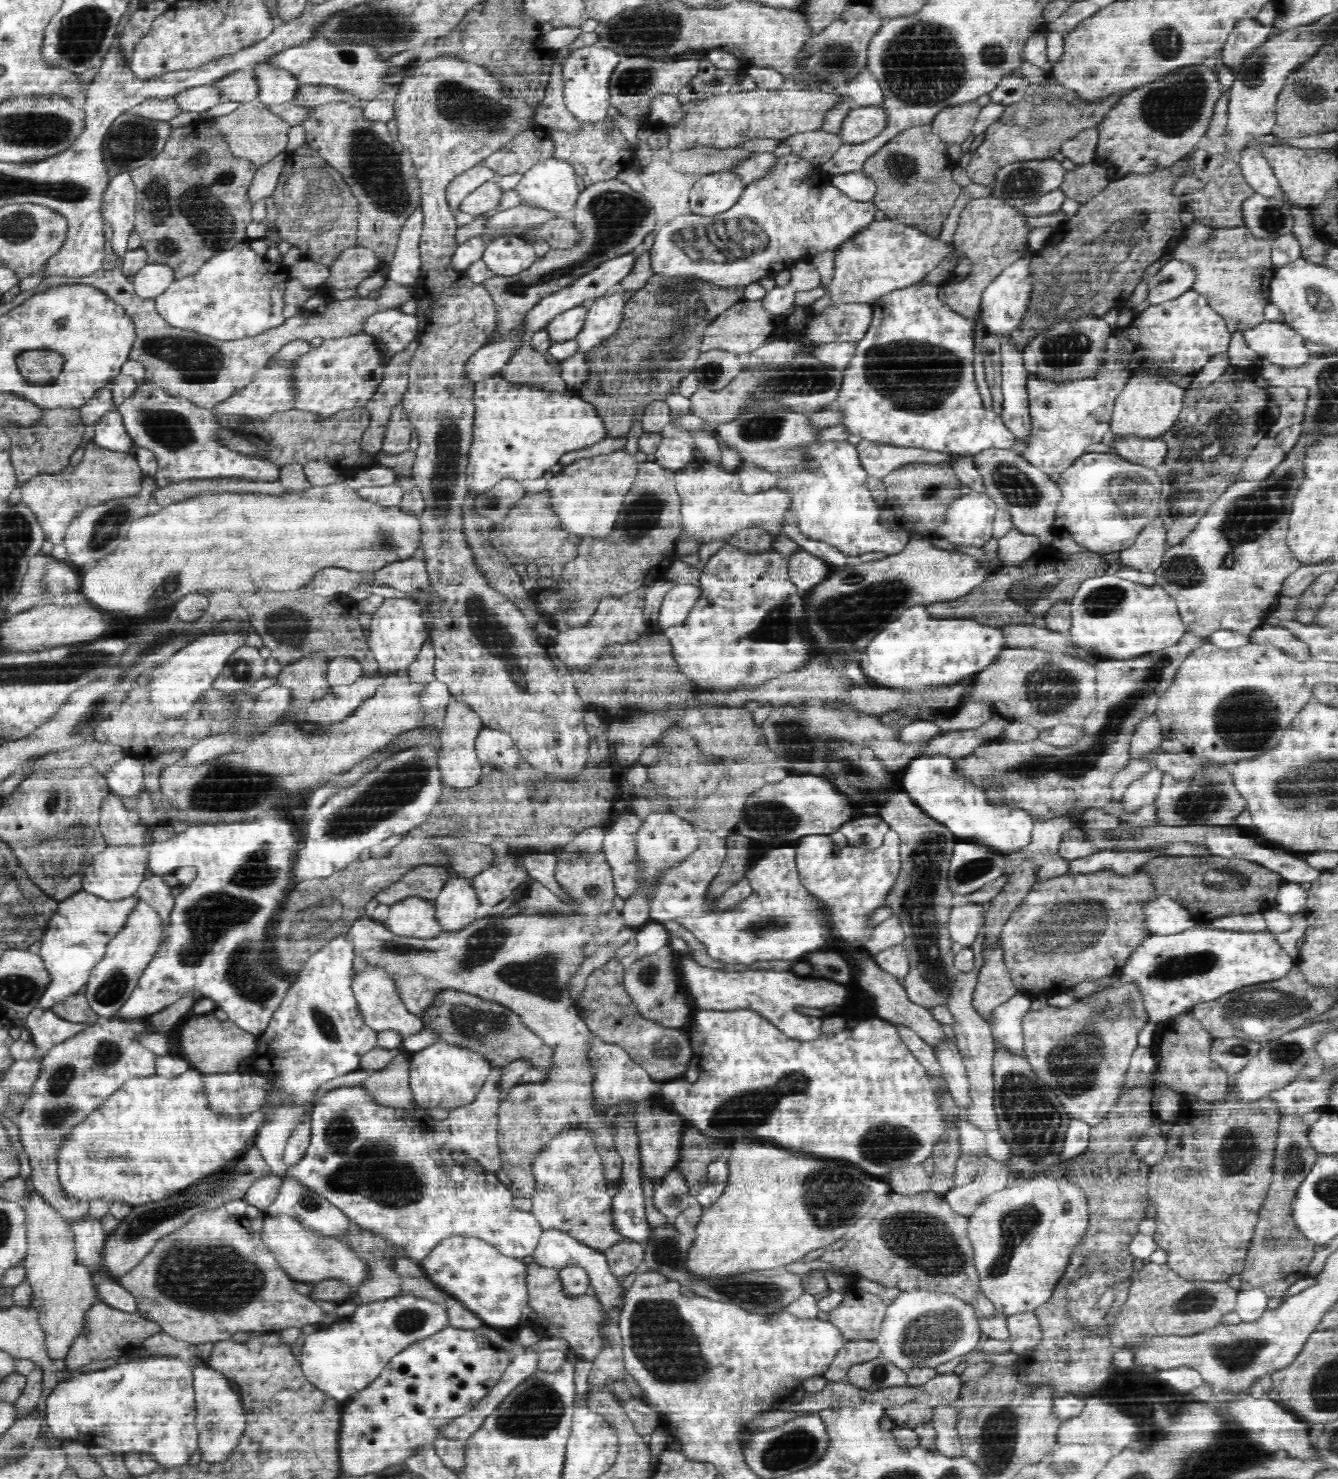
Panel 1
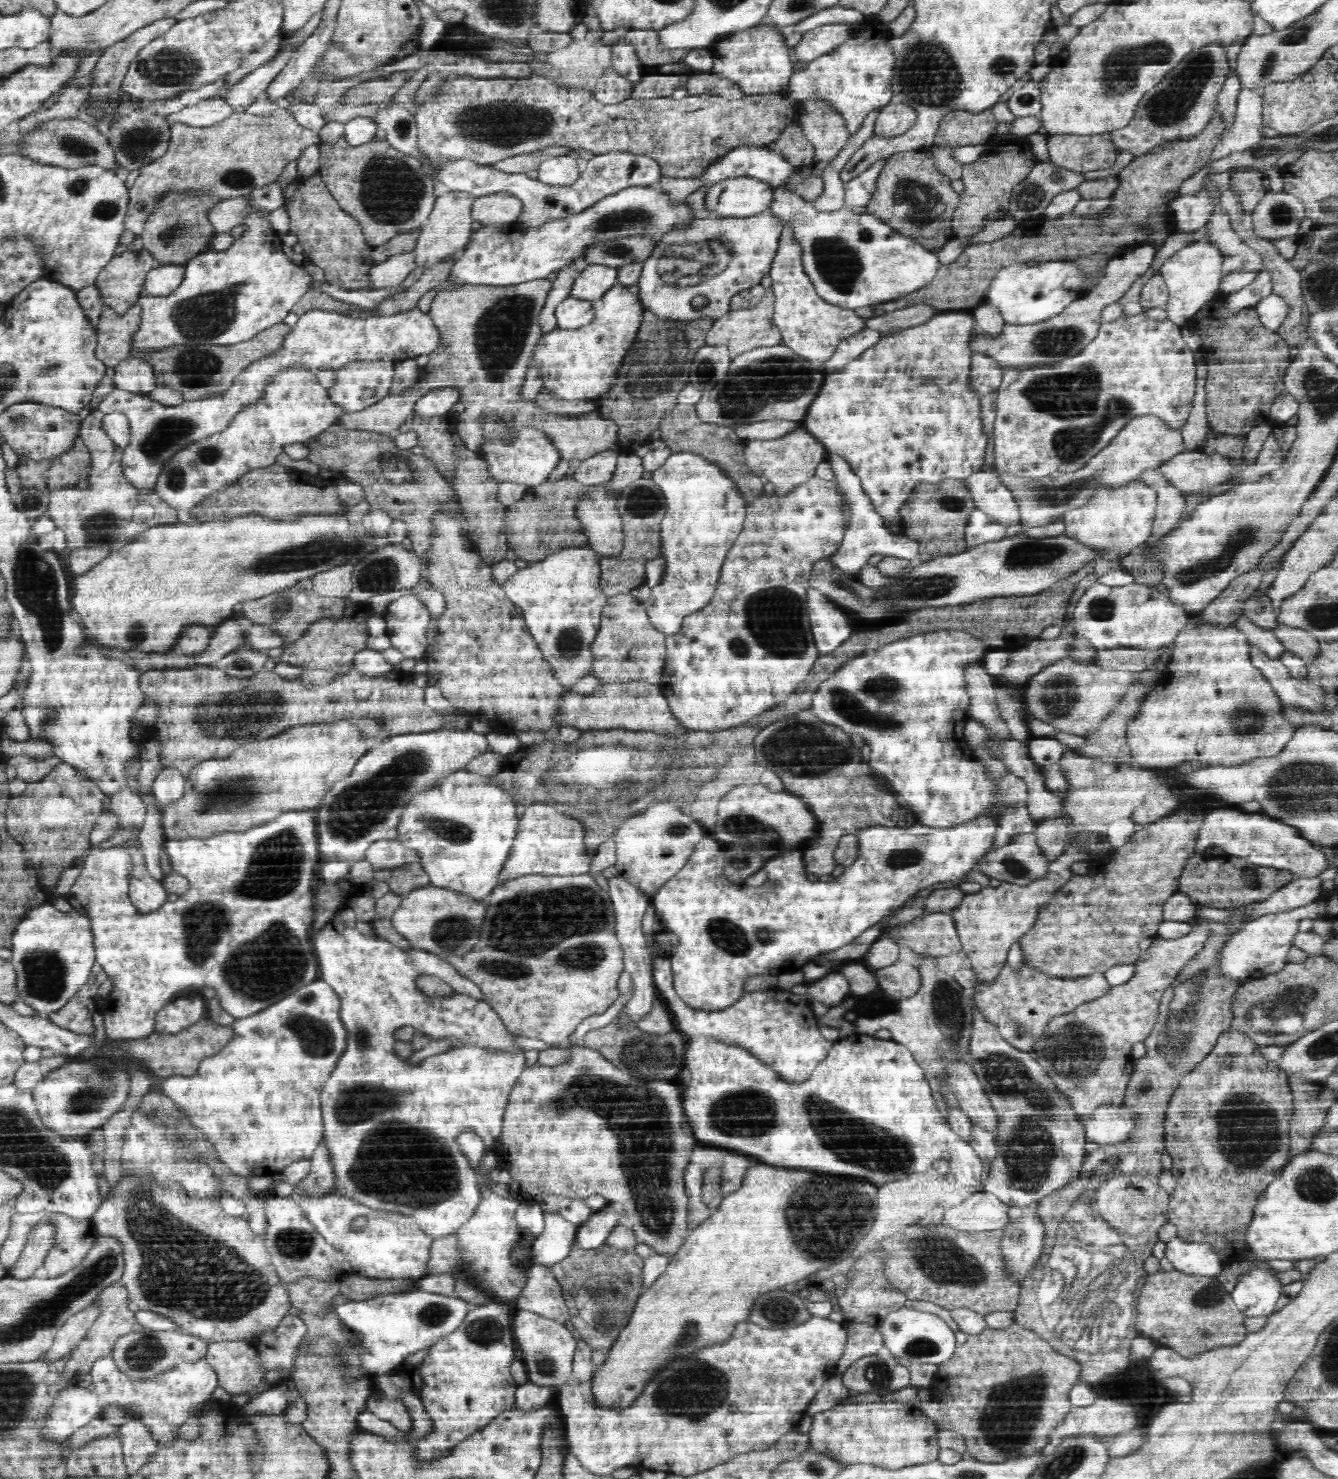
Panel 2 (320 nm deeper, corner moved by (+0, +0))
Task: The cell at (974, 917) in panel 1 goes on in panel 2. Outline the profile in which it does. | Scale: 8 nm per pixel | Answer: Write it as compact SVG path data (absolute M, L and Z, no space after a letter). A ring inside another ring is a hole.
M953 911L930 913L922 921L906 926L899 944L918 955L943 957L963 950Z

